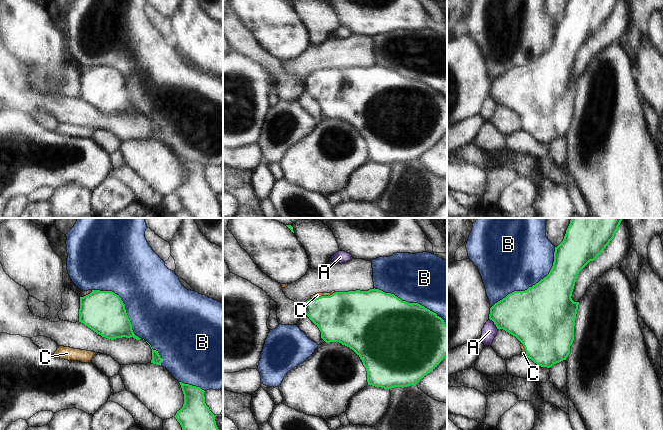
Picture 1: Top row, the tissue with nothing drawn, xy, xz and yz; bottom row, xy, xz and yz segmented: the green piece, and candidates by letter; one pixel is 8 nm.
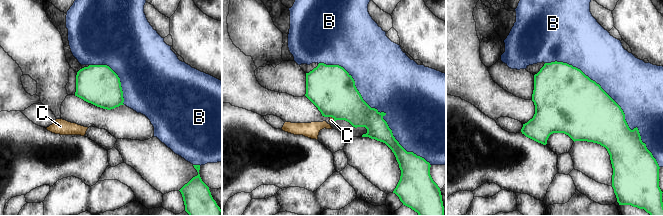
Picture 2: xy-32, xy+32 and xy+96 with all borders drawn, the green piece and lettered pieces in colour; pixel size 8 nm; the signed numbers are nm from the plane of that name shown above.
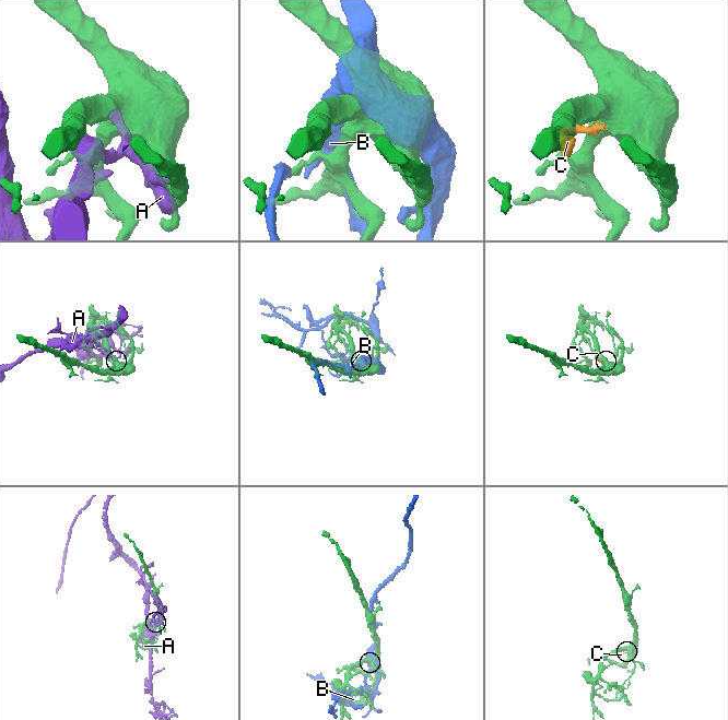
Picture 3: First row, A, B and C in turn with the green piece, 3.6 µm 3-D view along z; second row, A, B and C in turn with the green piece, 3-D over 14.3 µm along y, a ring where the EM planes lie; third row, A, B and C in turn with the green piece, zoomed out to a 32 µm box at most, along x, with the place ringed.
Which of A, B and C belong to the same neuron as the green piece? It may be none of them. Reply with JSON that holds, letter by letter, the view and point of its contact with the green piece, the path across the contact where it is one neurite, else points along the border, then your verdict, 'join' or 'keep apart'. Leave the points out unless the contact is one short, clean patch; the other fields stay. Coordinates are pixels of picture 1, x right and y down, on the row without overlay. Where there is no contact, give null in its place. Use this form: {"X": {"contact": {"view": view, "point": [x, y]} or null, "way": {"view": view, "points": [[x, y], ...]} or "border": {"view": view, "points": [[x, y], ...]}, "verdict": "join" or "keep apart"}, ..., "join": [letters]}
{"A": {"contact": {"view": "yz", "point": [494, 99]}, "verdict": "keep apart"}, "B": {"contact": {"view": "yz", "point": [533, 61]}, "verdict": "keep apart"}, "C": {"contact": {"view": "xz", "point": [322, 72]}, "way": {"view": "xz", "points": [[345, 93], [322, 72], [317, 71]]}, "verdict": "join"}, "join": ["C"]}

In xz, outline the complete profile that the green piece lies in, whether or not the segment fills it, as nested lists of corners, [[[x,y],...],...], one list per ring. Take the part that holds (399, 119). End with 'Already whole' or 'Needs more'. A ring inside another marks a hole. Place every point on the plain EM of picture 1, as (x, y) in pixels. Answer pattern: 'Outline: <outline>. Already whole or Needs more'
Outline: [[[379,65],[317,69],[306,77],[304,89],[319,104],[326,118],[339,118],[352,125],[367,147],[368,161],[391,165],[417,159],[447,133],[447,101],[436,89],[418,79],[408,79]]]. Needs more

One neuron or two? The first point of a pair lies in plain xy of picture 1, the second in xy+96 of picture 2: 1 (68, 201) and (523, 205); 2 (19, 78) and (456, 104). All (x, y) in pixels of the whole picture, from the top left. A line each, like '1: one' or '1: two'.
1: one
2: two

